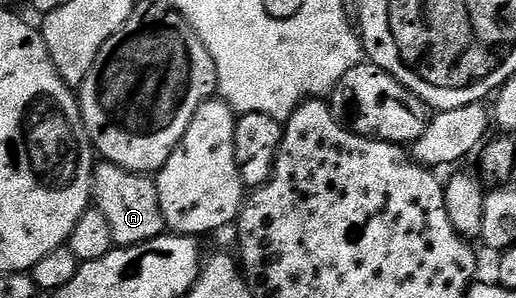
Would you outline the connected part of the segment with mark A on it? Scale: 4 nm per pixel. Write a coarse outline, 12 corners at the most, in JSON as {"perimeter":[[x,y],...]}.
{"perimeter":[[100,161],[94,206],[115,246],[165,234],[155,178]]}

